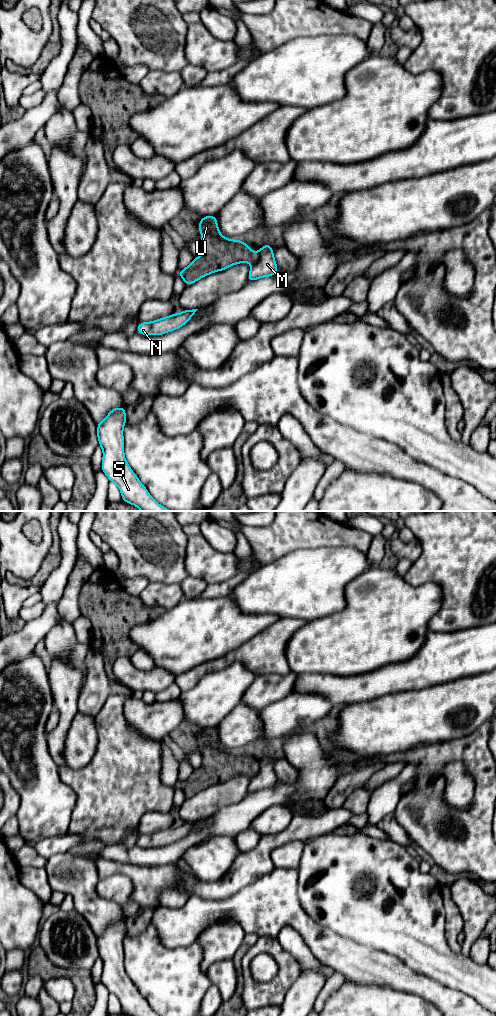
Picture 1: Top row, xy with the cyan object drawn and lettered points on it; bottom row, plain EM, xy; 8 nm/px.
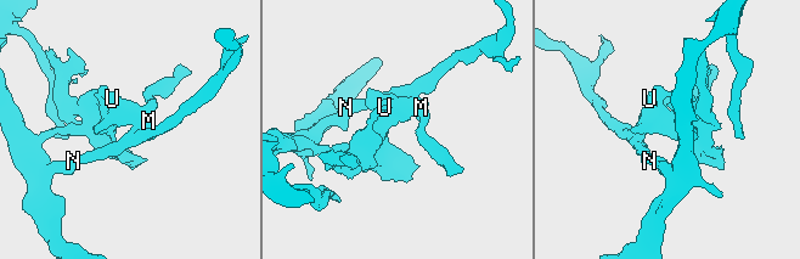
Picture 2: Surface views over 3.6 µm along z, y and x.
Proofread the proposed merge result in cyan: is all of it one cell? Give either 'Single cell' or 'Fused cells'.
Fused cells

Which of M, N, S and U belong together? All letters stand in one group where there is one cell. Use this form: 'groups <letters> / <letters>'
groups M N S / U

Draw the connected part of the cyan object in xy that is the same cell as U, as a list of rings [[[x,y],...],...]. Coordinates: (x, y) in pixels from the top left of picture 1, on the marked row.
[[[216,215],[199,218],[201,222],[198,229],[202,235],[202,252],[197,258],[178,275],[184,280],[186,286],[199,279],[222,271],[234,264],[255,263],[257,258],[248,244],[240,239],[227,239],[220,234]]]

